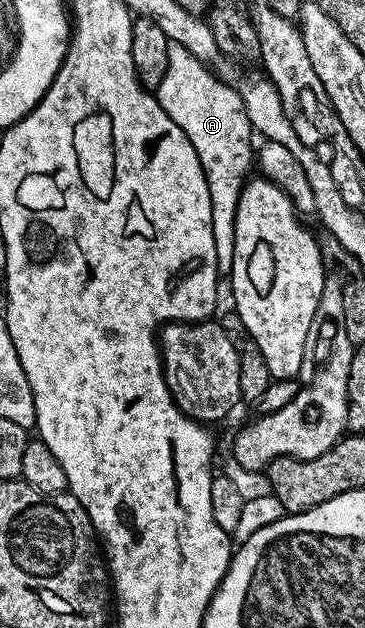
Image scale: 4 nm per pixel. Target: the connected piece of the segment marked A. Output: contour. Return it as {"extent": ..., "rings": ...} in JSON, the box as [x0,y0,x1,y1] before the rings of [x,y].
{"extent":[155,45,255,280],"rings":[[[170,45],[167,52],[167,76],[163,76],[163,84],[159,84],[159,88],[155,91],[157,103],[163,108],[163,112],[167,112],[167,116],[171,116],[171,120],[175,120],[175,124],[179,124],[179,128],[183,128],[183,132],[187,136],[187,140],[191,140],[191,148],[195,148],[195,152],[199,156],[199,164],[203,164],[203,172],[207,176],[207,188],[211,192],[211,228],[215,232],[215,260],[217,261],[217,277],[221,280],[229,280],[233,277],[233,257],[235,256],[235,214],[239,208],[239,196],[241,189],[245,187],[247,179],[250,177],[249,165],[251,167],[255,162],[255,144],[253,146],[252,138],[255,138],[255,131],[252,124],[247,120],[247,112],[245,105],[241,99],[240,93],[228,81],[222,81],[209,69],[205,63],[196,59],[195,56],[181,46]]]}

